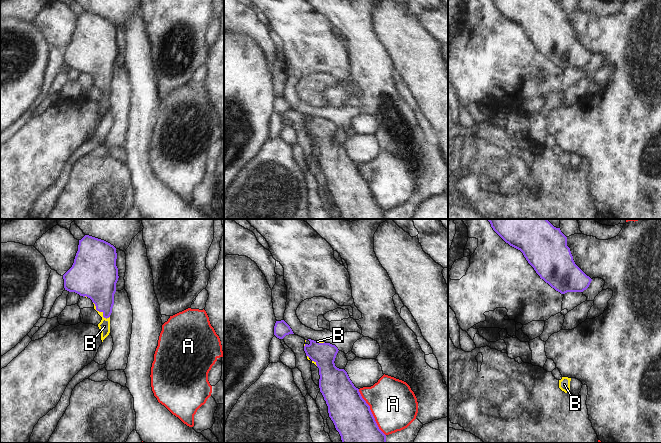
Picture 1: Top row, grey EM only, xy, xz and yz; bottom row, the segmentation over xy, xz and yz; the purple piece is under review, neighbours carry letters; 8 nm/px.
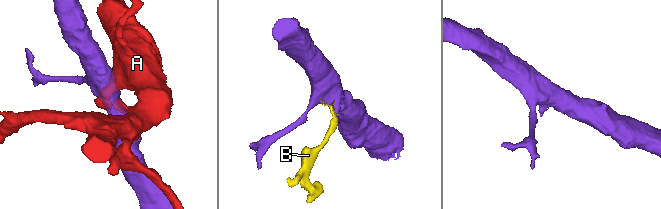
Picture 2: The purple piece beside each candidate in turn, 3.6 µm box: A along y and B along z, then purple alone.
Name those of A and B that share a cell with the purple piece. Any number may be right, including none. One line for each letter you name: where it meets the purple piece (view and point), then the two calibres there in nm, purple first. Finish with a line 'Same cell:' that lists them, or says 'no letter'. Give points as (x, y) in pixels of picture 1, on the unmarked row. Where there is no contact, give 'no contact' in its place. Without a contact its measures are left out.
B: xy (100, 87) | 300/90 nm
Same cell: B

